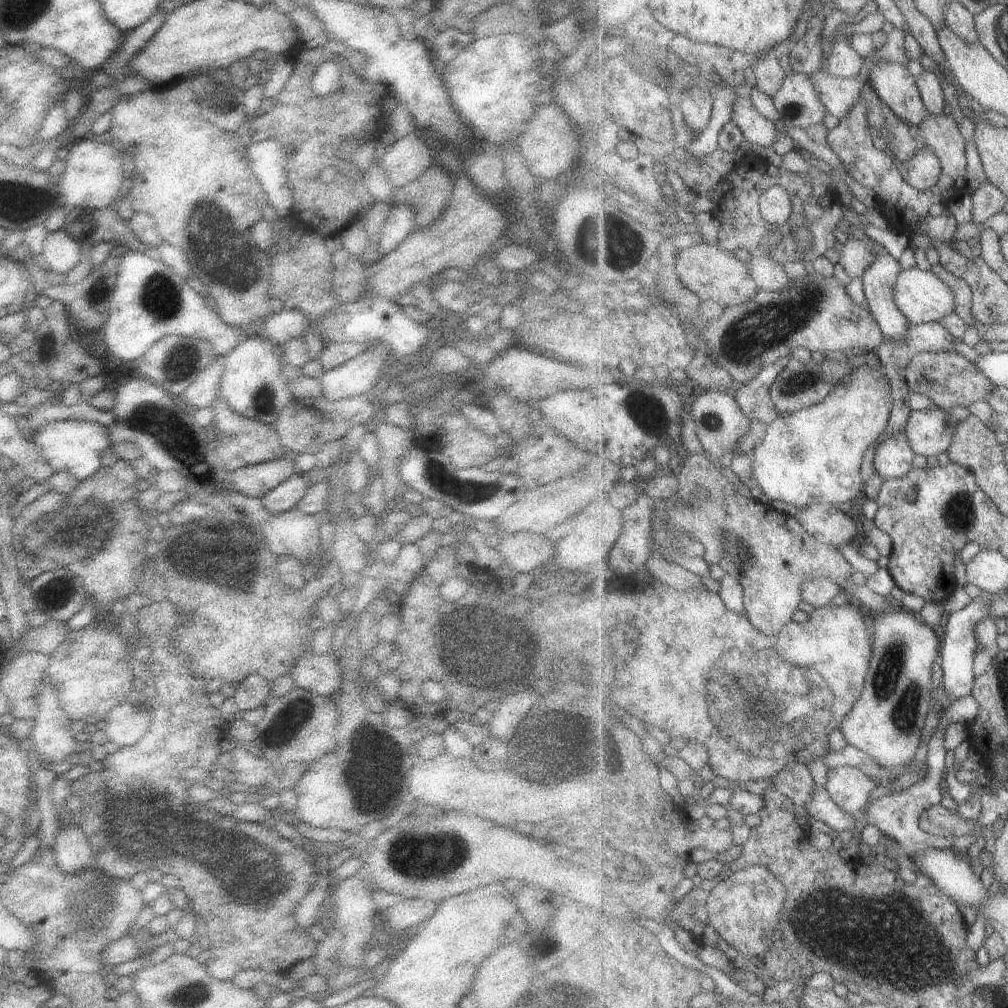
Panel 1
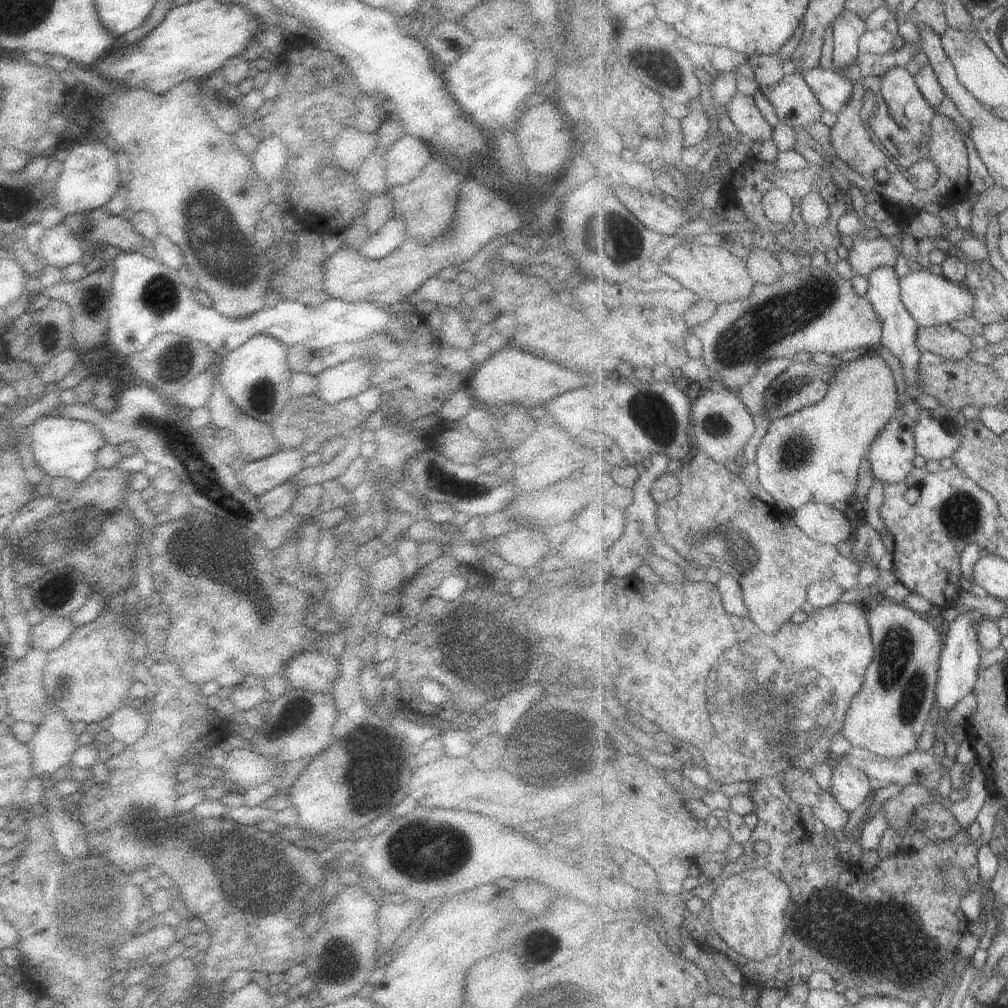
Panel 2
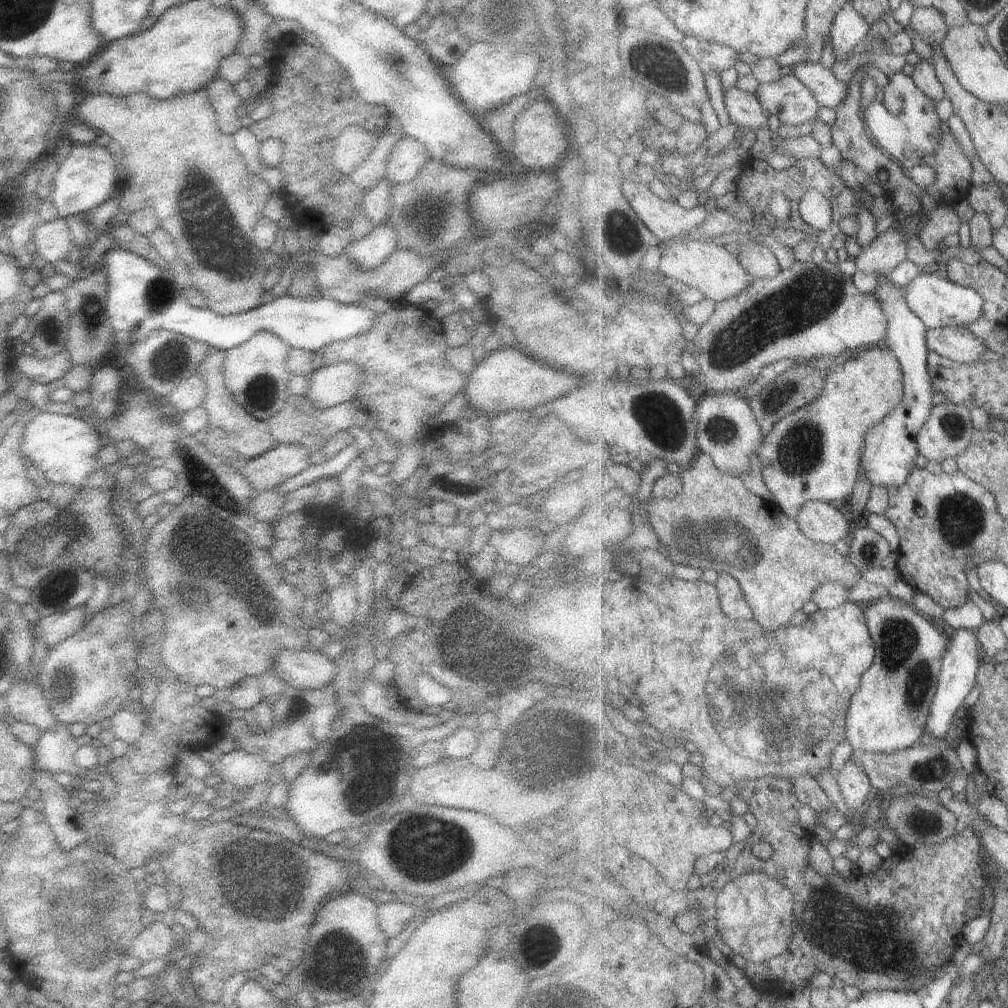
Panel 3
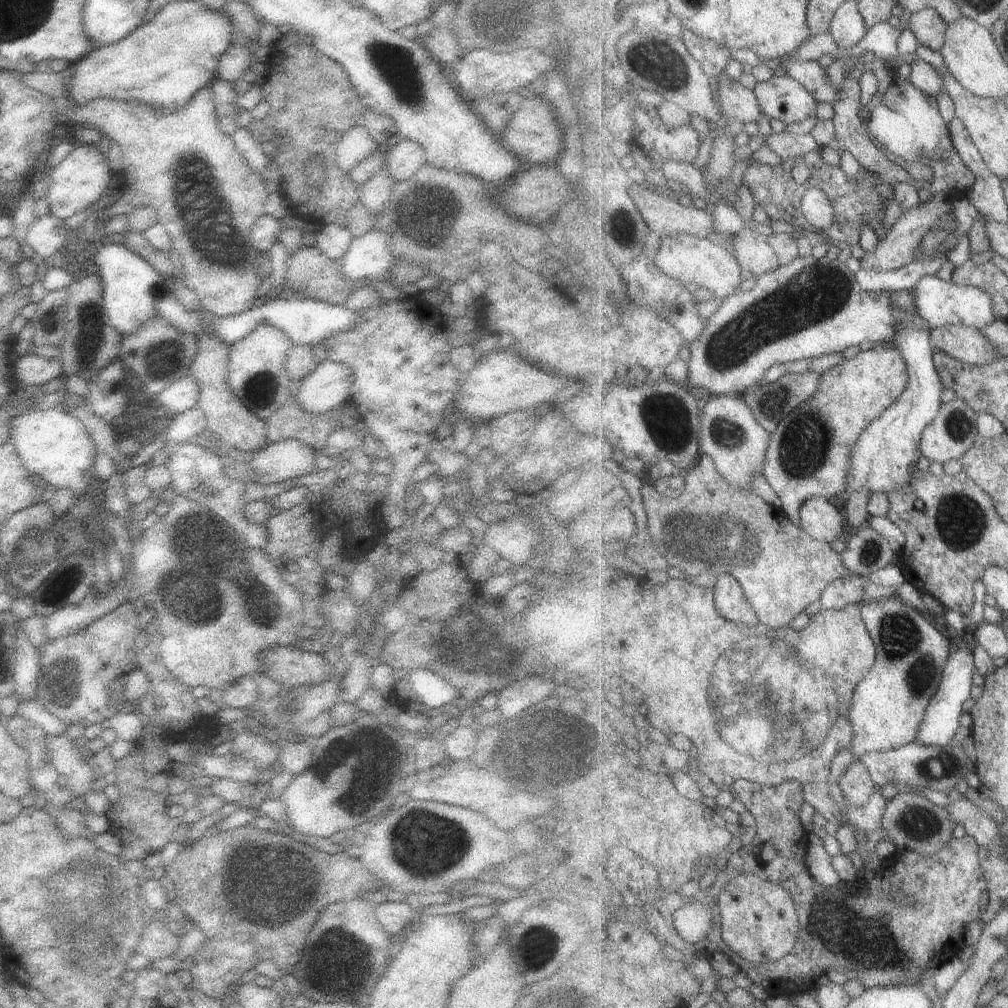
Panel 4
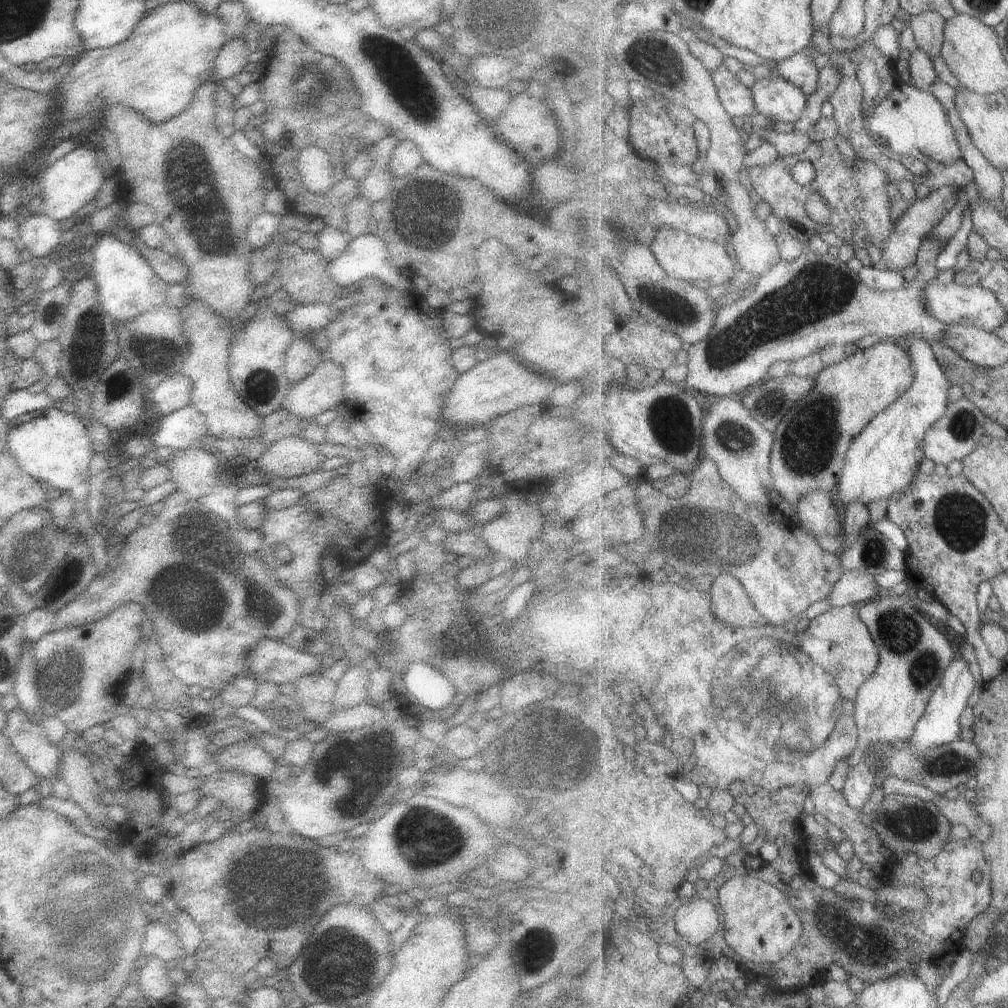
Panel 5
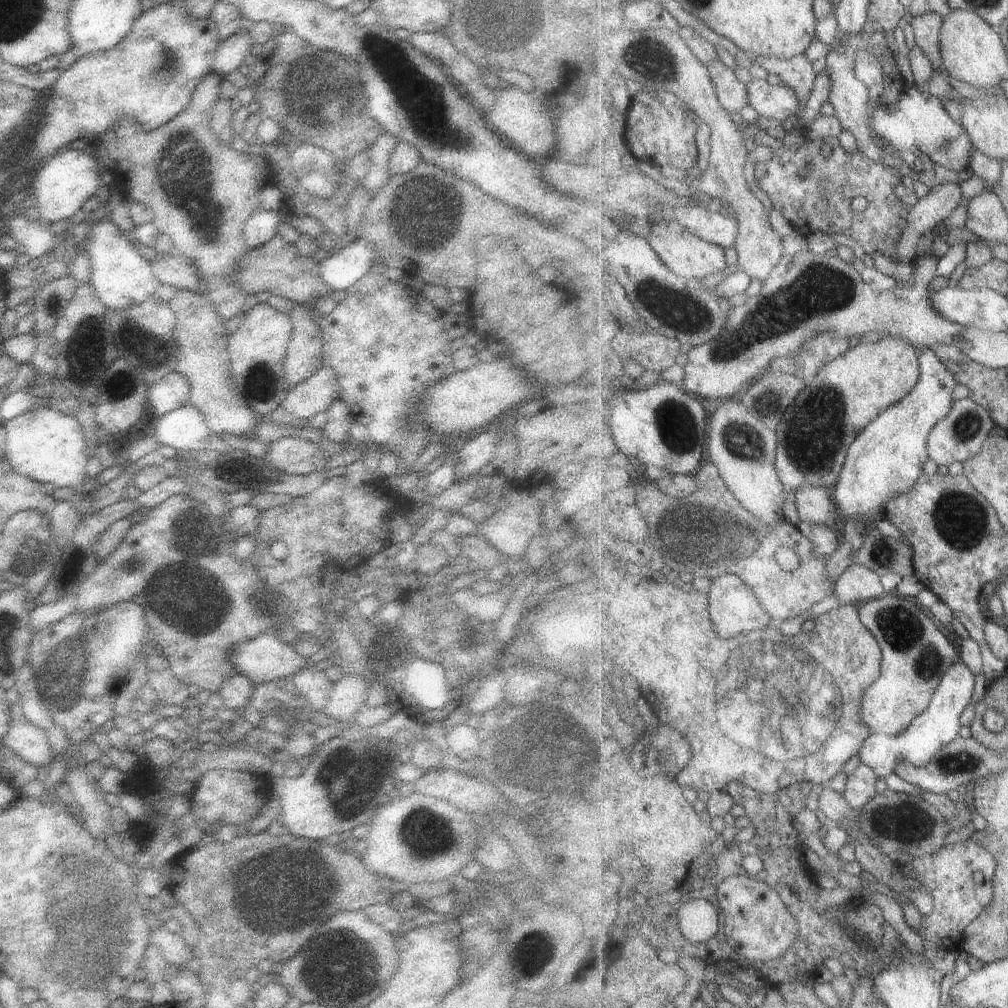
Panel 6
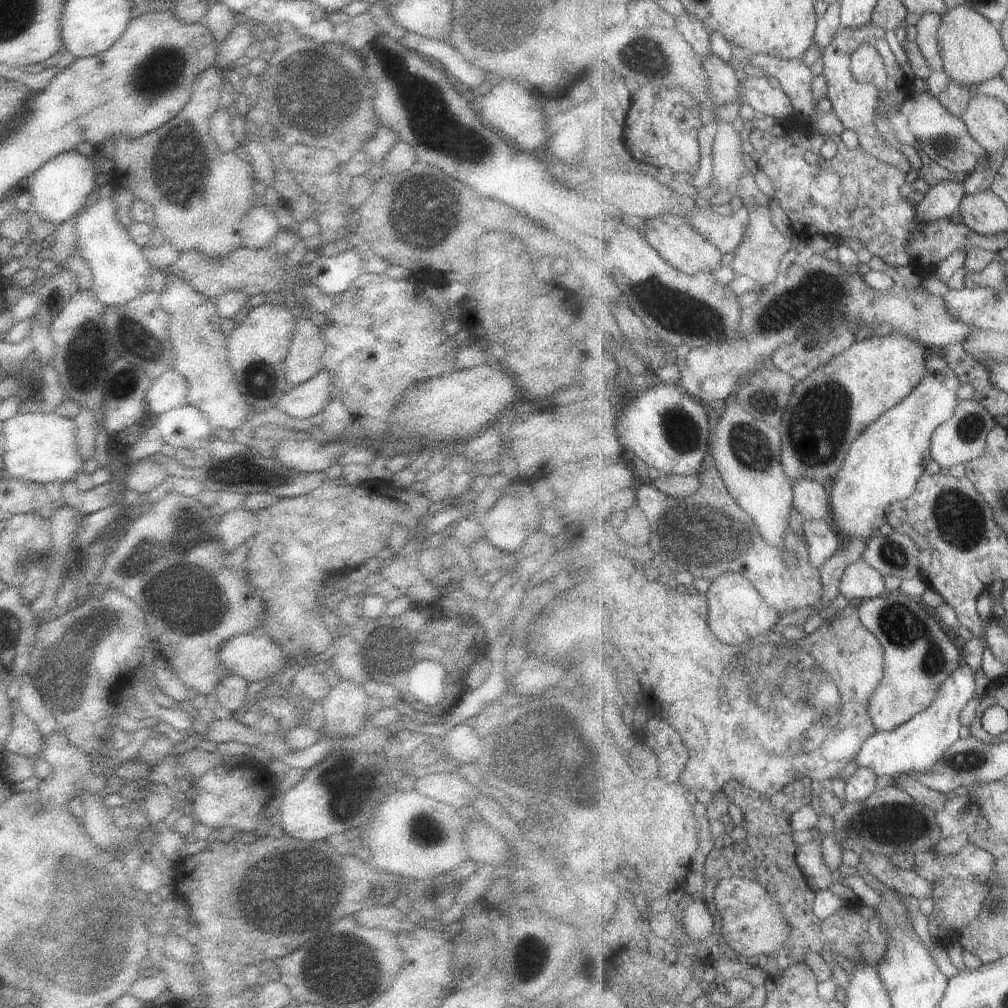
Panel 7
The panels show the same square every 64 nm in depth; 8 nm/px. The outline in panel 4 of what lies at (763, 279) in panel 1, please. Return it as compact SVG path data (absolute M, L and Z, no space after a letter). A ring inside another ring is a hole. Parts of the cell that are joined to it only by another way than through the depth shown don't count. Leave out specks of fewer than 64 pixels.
M739 235L731 237L736 259L745 271L752 272L756 278L762 274L775 270L779 265L779 258L771 248L767 237L762 235L744 235L739 240Z

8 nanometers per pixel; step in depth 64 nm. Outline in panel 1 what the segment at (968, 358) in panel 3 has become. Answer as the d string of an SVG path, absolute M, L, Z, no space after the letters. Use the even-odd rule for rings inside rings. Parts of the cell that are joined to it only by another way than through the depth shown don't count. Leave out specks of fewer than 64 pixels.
M939 322L930 323L911 323L909 330L904 334L904 336L899 340L895 341L882 341L879 346L873 351L880 358L884 371L888 375L888 380L891 382L891 396L893 398L892 406L892 418L884 432L881 440L873 443L867 454L864 456L864 463L862 464L862 479L864 480L864 486L869 482L869 479L876 472L874 467L874 456L876 453L876 448L879 448L880 442L884 441L888 436L897 434L898 432L905 431L908 423L908 417L911 414L911 408L905 403L907 398L913 394L909 388L906 368L910 363L910 360L922 352L935 351L935 352L951 352L953 351L953 345L956 342L956 337L954 337L948 330Z

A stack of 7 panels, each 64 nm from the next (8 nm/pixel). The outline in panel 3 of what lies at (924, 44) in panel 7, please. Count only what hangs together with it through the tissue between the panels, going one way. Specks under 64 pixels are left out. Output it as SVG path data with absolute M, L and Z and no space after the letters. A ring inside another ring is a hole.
M935 7L913 8L909 28L933 47L942 44L950 29L943 13Z

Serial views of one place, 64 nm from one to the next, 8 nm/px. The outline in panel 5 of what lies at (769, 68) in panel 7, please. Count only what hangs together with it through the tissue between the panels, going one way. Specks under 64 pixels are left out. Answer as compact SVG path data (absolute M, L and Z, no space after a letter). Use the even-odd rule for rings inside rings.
M803 50L788 59L776 62L764 62L780 76L785 77L789 82L801 87L805 94L813 94L818 87L820 70L816 66L815 58Z

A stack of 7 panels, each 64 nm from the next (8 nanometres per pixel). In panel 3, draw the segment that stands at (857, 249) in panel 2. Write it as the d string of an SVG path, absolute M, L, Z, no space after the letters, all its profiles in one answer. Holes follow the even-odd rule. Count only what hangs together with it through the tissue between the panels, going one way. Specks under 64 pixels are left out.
M920 210L911 217L898 220L896 227L880 233L870 246L862 247L855 258L857 270L885 275L904 263L907 260L909 236L918 237L923 226L929 222L931 212Z

